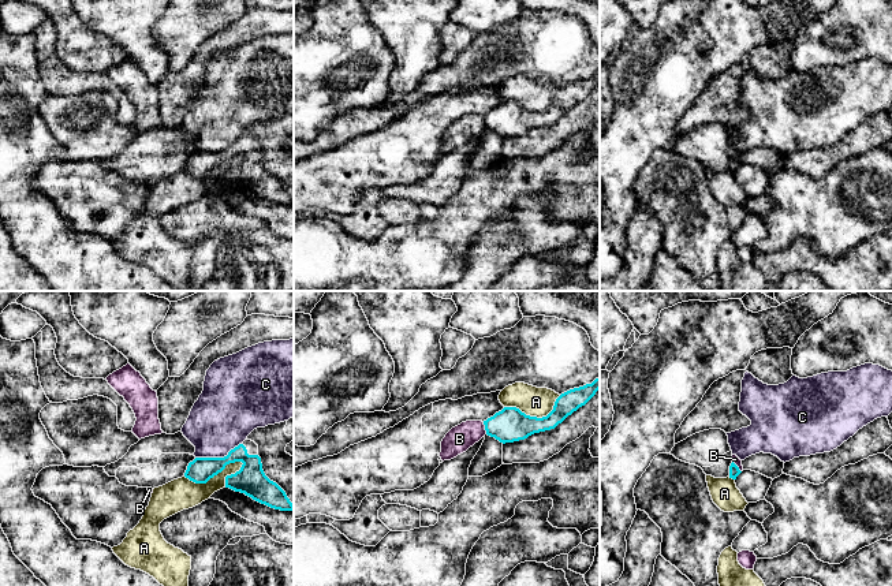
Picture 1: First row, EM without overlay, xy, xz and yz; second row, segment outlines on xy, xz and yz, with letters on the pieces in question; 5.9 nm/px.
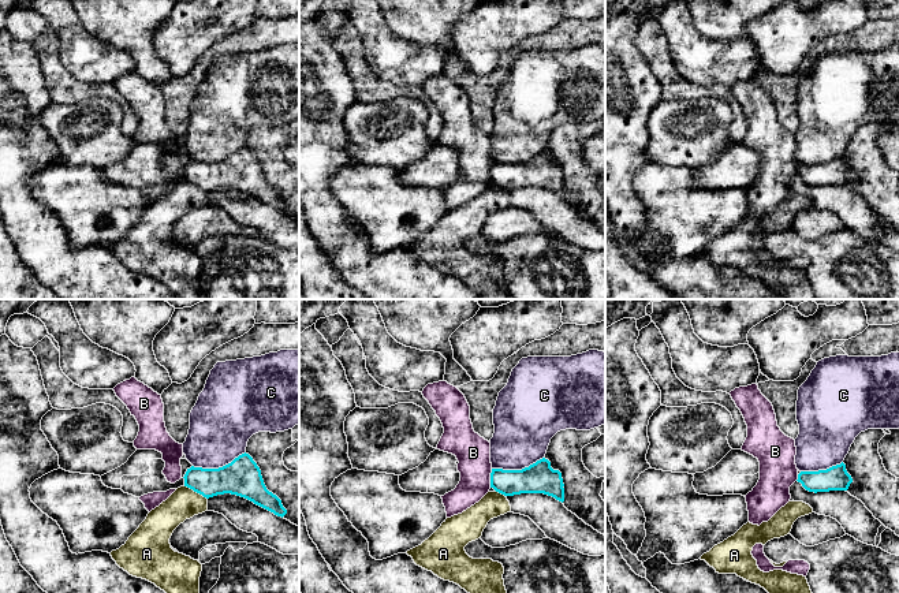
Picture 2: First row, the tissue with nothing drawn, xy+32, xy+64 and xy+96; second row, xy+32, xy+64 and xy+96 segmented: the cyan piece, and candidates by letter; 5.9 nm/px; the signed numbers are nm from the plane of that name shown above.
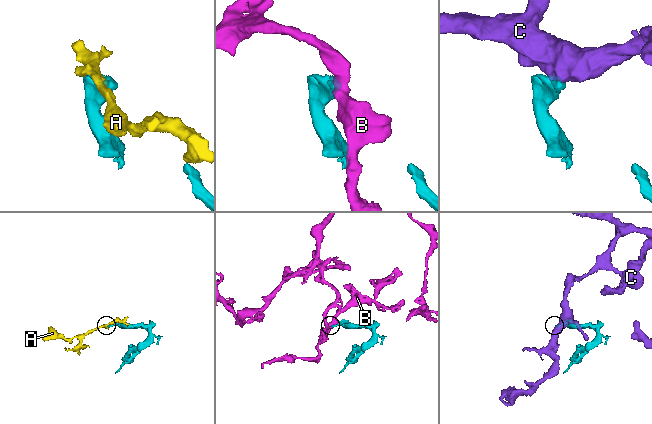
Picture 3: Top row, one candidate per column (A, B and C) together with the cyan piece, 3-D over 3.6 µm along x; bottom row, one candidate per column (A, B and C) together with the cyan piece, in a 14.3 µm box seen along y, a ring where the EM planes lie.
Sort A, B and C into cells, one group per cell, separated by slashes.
A / B / C

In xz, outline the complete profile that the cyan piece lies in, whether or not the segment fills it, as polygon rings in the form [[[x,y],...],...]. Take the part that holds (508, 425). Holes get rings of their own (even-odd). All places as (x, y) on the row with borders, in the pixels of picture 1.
[[[600,377],[591,384],[561,393],[556,399],[553,410],[542,418],[526,415],[516,407],[504,407],[484,421],[486,434],[505,444],[525,440],[534,433],[555,429],[568,415],[585,406],[598,389]]]

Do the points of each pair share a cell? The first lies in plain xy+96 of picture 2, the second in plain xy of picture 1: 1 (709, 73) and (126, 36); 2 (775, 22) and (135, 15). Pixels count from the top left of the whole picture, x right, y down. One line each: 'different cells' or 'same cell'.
1: different cells
2: different cells

